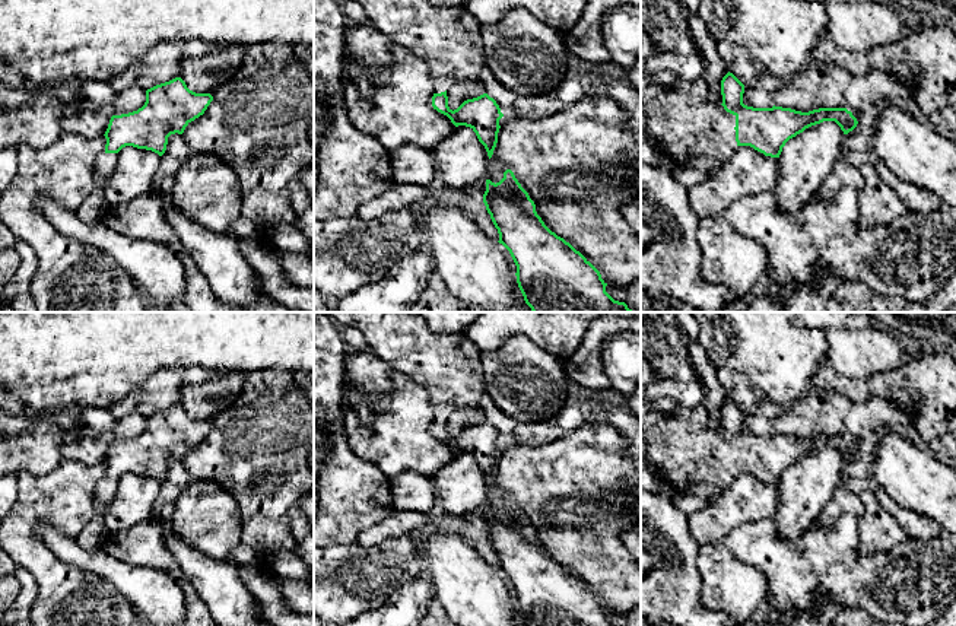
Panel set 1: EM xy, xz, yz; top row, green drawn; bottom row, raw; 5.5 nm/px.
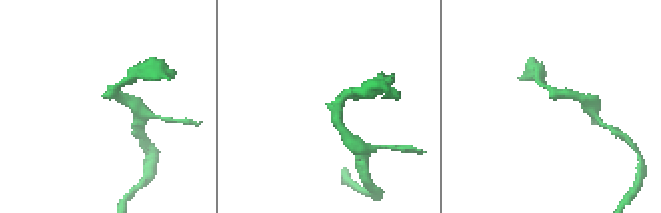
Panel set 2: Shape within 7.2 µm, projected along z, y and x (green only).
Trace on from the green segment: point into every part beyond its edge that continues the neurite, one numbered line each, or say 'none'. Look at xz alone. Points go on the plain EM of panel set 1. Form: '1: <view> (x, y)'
1: xz (447, 366)

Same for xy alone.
1: xy (105, 492)

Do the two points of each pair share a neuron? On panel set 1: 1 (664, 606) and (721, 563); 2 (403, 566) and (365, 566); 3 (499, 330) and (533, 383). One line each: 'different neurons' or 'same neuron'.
1: different neurons
2: same neuron
3: different neurons

